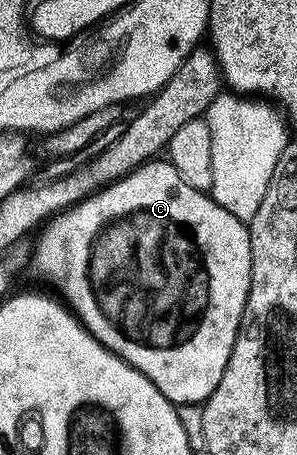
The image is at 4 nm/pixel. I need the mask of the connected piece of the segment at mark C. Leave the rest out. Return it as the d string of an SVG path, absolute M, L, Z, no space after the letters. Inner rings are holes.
M160 160L146 161L120 180L103 186L91 196L76 202L64 212L51 218L39 230L40 238L37 239L36 250L32 253L32 269L42 280L49 281L53 285L51 288L63 298L68 308L91 331L92 337L98 339L98 343L102 343L130 367L146 375L146 379L150 379L150 383L154 383L154 387L158 387L158 391L162 391L162 395L166 395L168 401L177 407L196 404L199 406L207 401L214 387L218 387L218 379L222 379L222 371L226 371L226 363L232 354L236 336L242 328L244 308L252 282L250 235L245 222L230 215L230 211L226 211L226 207L219 205L205 190L190 187L190 183L178 172L175 165L167 160L164 160L165 162Z

